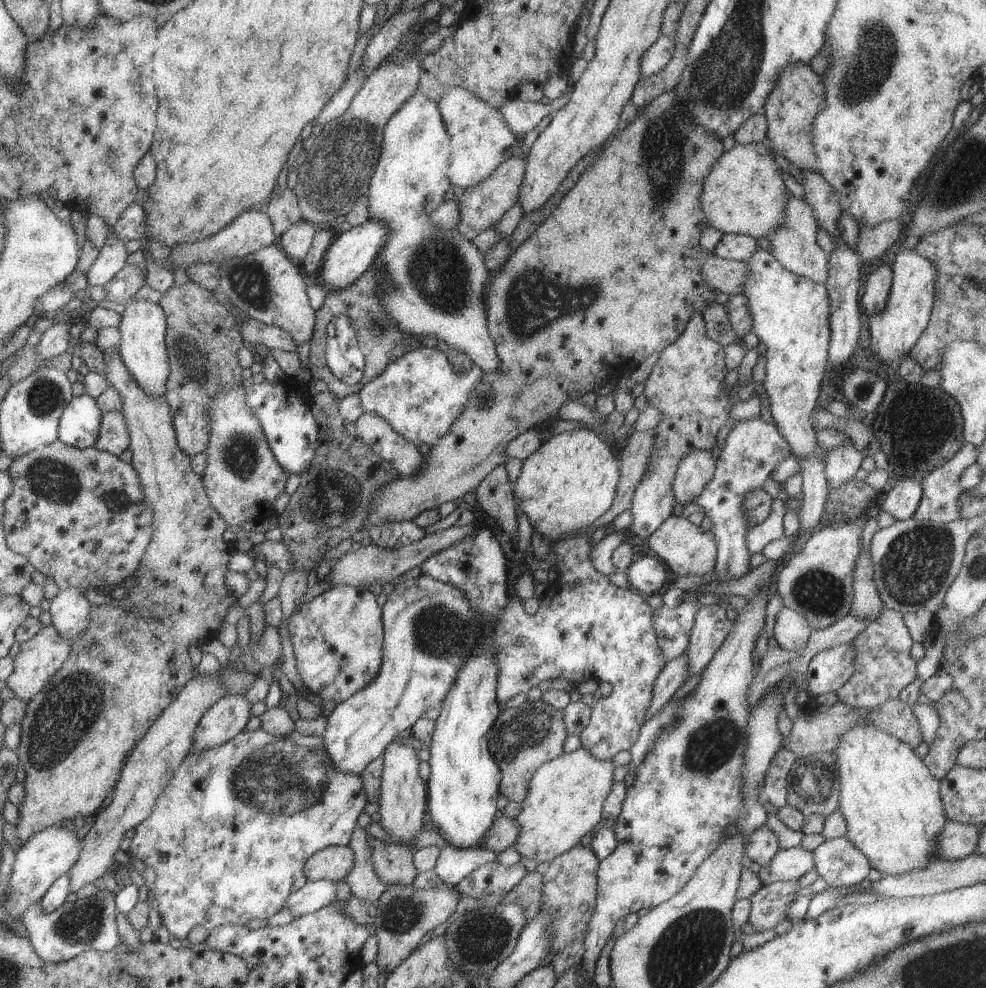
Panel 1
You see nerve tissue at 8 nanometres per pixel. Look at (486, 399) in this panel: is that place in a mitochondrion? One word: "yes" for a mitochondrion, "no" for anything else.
yes

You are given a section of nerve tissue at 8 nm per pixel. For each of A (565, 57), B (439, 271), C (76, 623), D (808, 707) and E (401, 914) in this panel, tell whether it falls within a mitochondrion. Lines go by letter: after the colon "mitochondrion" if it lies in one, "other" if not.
A: other
B: mitochondrion
C: other
D: other
E: mitochondrion

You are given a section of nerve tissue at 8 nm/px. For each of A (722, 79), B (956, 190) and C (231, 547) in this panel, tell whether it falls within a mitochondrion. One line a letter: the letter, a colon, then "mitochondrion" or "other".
A: mitochondrion
B: mitochondrion
C: other

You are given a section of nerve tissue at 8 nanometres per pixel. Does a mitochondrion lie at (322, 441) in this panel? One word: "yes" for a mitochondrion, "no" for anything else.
no

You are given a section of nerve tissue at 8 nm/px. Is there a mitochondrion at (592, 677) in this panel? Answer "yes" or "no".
no

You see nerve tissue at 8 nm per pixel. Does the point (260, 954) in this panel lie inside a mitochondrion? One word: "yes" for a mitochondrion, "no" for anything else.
no

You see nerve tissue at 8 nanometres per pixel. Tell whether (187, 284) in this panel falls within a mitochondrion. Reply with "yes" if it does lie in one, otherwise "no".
no

